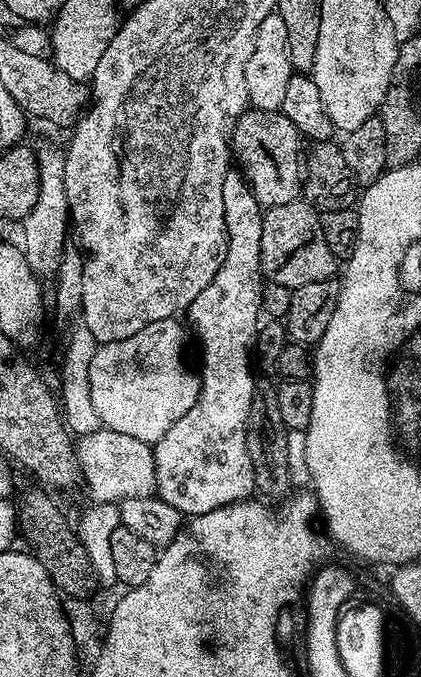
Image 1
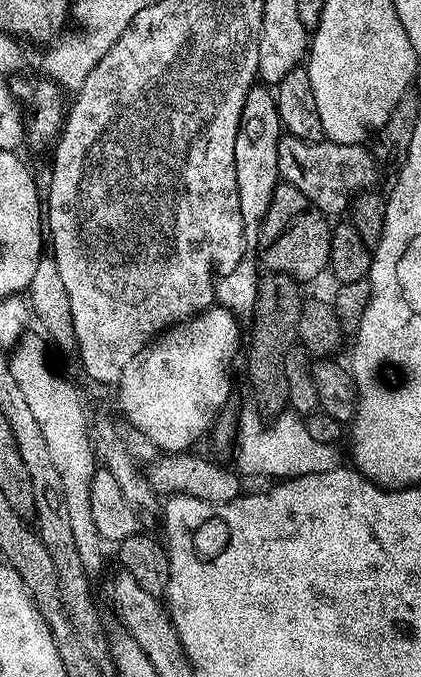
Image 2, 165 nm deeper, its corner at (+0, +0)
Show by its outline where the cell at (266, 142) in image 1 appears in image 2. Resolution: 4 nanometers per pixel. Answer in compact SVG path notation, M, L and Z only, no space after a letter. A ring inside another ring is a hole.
M281 135L276 143L279 179L296 187L313 208L325 214L340 212L357 194L371 189L376 180L378 165L364 144L336 144L333 140L300 140L296 136Z

